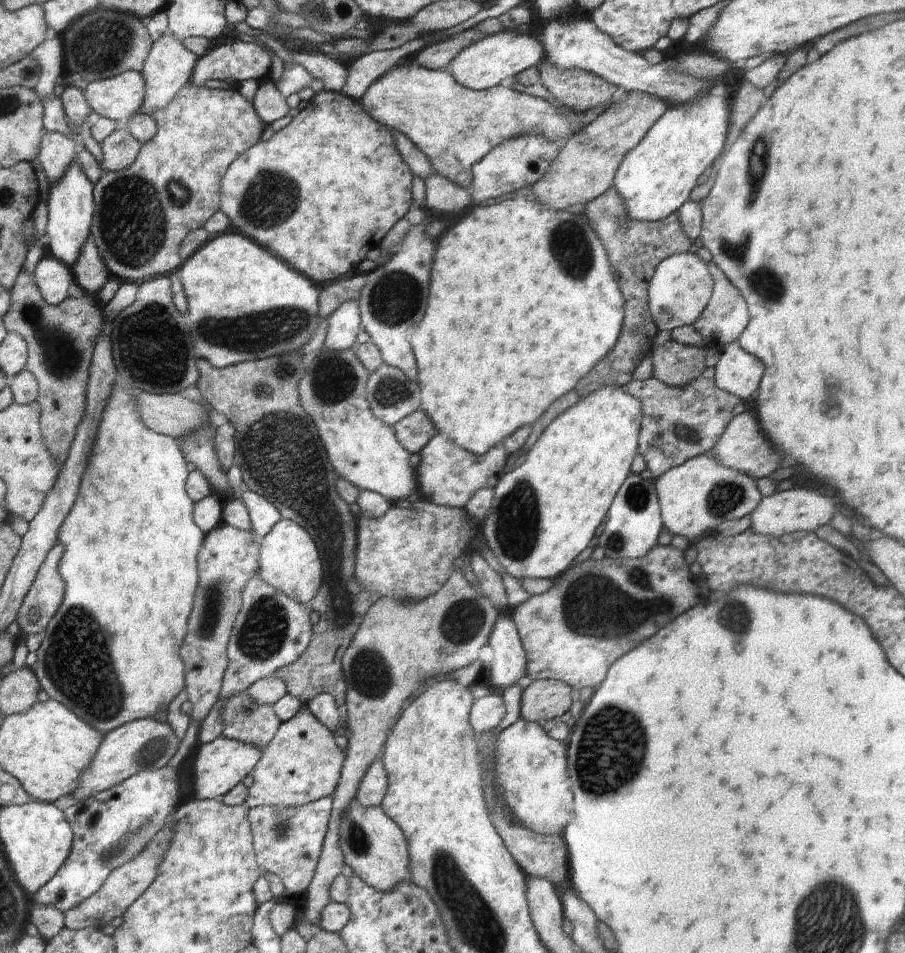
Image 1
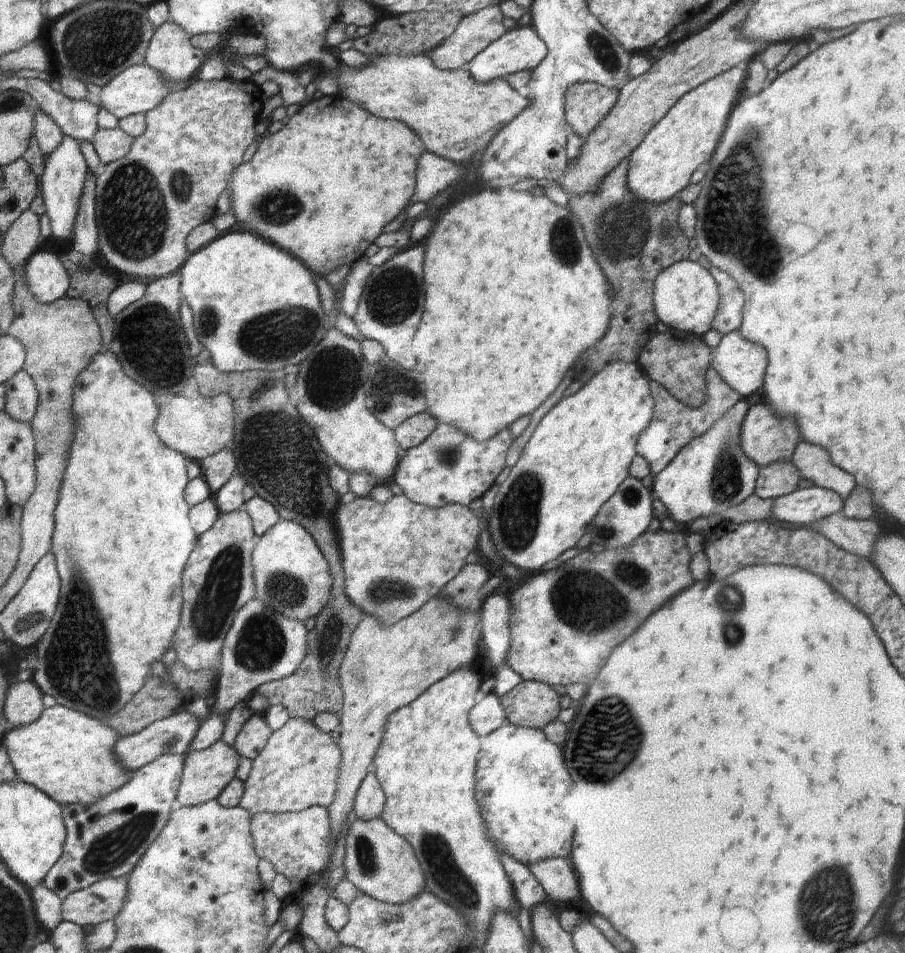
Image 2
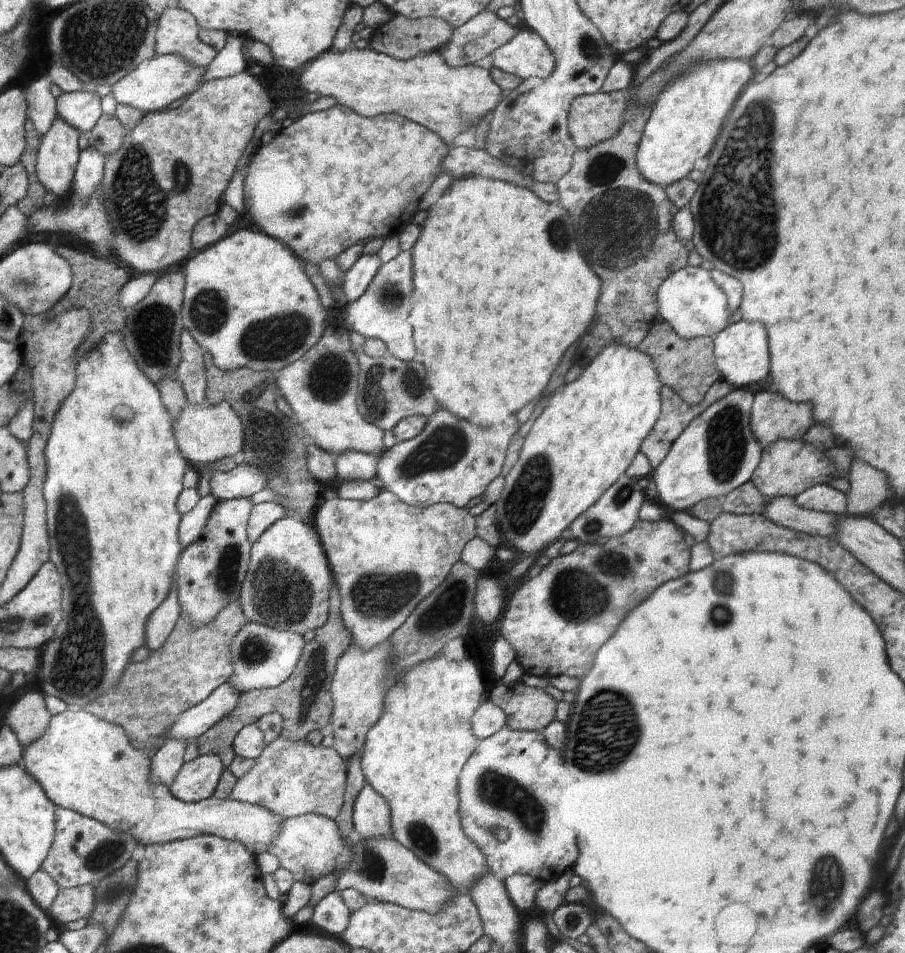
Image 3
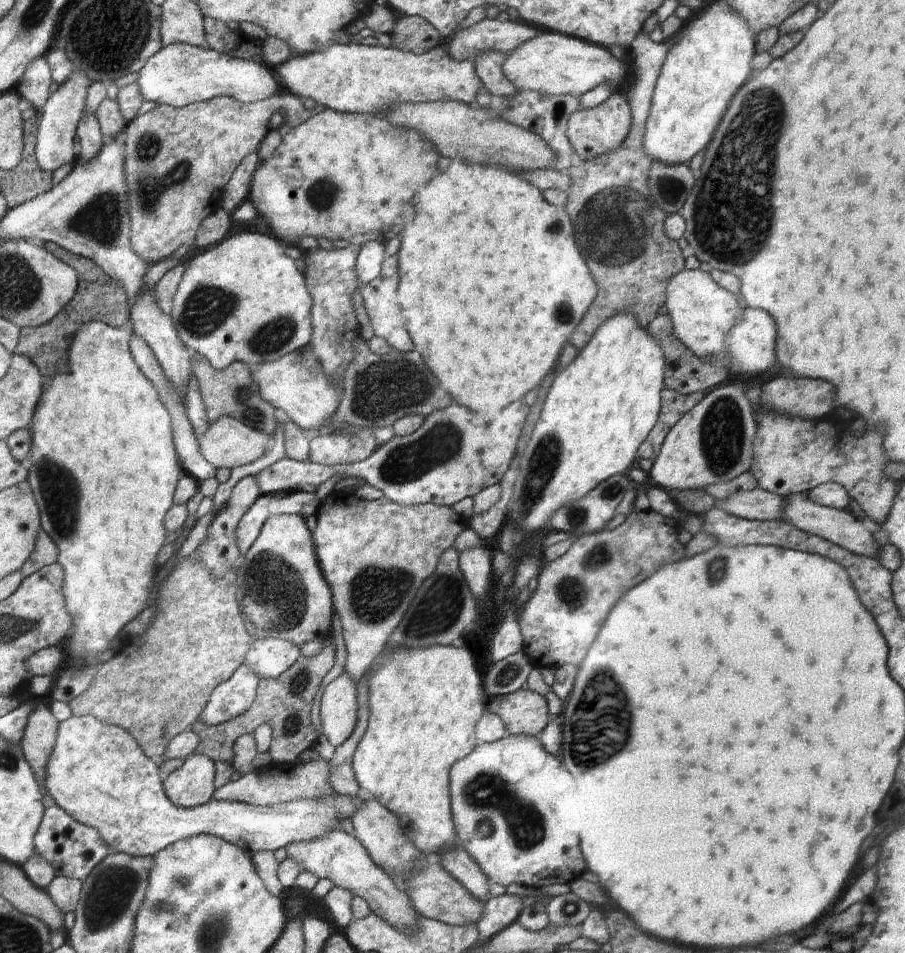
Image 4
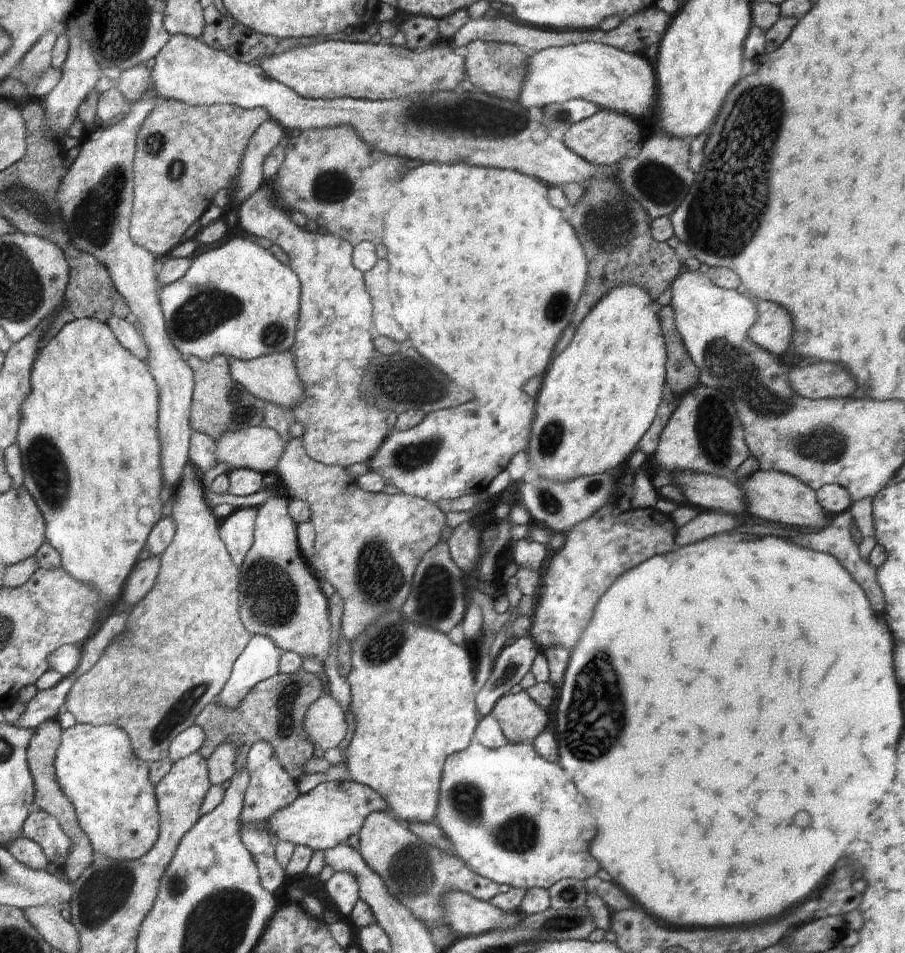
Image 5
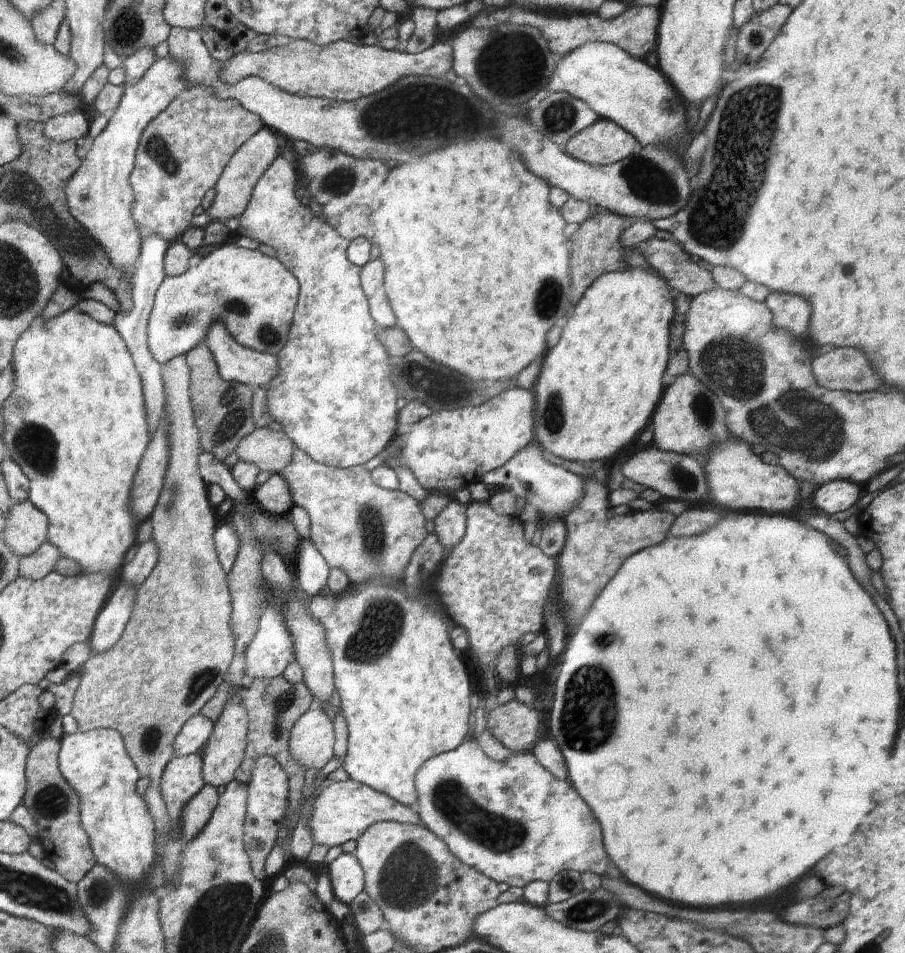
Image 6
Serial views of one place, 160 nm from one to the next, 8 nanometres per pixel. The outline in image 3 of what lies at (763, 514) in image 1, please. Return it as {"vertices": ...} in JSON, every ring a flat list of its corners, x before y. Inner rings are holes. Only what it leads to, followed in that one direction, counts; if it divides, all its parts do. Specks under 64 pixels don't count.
{"vertices":[[814,485,795,496,794,500,806,510,846,515,847,496,830,485]]}

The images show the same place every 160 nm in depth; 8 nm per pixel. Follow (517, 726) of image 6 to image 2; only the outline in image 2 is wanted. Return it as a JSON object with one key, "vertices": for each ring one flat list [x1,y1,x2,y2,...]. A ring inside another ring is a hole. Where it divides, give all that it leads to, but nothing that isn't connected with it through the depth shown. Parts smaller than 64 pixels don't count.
{"vertices":[[523,681,499,700,507,722,543,730,546,724,559,716,560,698,550,684]]}

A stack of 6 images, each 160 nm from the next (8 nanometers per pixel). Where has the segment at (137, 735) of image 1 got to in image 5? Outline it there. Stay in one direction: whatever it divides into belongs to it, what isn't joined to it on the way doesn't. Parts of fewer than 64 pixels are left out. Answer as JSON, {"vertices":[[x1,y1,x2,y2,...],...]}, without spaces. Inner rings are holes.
{"vertices":[[252,635,246,650,235,660,231,676,227,680,226,686,219,692,219,700,216,700,216,703,220,703,223,707,229,709,236,708,239,702,254,688,255,684,279,672,279,658,282,653,283,650,277,647,266,635]]}

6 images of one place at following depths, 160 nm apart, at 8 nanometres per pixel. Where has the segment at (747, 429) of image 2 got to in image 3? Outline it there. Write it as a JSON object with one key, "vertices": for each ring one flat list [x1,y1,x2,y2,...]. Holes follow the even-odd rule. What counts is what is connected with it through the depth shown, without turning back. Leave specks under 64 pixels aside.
{"vertices":[[768,390,754,395,751,429,764,448,778,439,802,439,814,422,812,406,808,402,791,401]]}

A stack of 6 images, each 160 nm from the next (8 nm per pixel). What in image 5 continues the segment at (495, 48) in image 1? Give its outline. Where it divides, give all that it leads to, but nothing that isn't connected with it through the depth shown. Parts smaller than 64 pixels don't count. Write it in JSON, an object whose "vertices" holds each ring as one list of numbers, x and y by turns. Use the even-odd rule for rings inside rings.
{"vertices":[[592,41,581,42,558,48,547,48,527,53,529,72,525,77,517,100,524,108,541,109,550,103,563,103,570,99,584,99,594,103,599,110,608,109,630,115,633,119,651,116,655,118,657,108,657,78,645,55,627,53,619,48]]}

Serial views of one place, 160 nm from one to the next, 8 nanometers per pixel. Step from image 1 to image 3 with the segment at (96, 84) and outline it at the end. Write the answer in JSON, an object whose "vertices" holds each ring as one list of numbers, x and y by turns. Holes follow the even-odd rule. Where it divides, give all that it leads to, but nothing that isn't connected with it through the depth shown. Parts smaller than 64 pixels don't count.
{"vertices":[[178,55,154,56,140,63,134,71,123,76,111,86,111,93,117,103,139,108,144,114,162,111,174,100,182,100,186,96,203,87,205,68,189,63]]}

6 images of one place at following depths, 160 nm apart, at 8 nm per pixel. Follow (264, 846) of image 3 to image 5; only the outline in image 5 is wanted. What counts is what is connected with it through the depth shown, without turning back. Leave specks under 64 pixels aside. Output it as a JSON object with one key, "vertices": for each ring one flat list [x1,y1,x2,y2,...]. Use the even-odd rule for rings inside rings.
{"vertices":[[74,723,70,728,63,729,62,742,60,743,58,754,55,756,55,773,58,777,60,788,63,793,71,800,78,813,79,824,82,829,91,839,91,844,94,846,94,851,111,859,124,859,136,860,142,858,148,851,154,848,158,842,160,832,160,812,158,800,155,792,155,786,149,781,149,764,136,756,134,748,131,744,131,739,124,732,124,729,118,728,116,725,89,725,88,723],[347,779,324,781,272,816,269,829,280,840,325,851,345,842,351,834,358,834,366,817,374,811,390,813,388,803,373,788]]}

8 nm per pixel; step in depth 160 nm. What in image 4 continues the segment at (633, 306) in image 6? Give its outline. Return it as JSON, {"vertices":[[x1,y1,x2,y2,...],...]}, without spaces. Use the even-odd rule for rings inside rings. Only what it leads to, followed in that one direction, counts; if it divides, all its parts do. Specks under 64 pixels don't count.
{"vertices":[[625,312,611,316,597,330,585,344,586,348,574,358,574,364,564,368,554,380,542,418,535,424,531,439,520,454,518,476,508,496,506,520,514,522,518,529,524,528,525,532,548,528,551,514,560,506,578,500,612,475,628,472,636,464,638,447,660,416,665,358,656,338,640,326,634,315]]}

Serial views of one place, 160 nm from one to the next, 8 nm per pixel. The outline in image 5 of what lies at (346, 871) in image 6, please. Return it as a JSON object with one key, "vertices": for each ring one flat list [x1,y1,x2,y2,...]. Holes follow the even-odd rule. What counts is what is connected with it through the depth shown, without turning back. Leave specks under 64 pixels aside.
{"vertices":[[336,871,326,882,326,892,330,896,330,900,334,902,334,906,348,916,359,896,359,884,356,877,346,871]]}

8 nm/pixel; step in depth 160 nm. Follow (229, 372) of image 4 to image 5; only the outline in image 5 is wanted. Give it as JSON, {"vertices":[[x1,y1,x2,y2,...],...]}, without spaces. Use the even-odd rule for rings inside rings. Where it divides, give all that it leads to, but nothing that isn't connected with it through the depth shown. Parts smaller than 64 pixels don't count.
{"vertices":[[224,355,214,359,200,360,197,356,186,358,191,366,195,379,193,404,191,407,191,430,207,434,215,442,224,434,247,429,260,420,265,402,252,396,244,385,232,378,230,361]]}

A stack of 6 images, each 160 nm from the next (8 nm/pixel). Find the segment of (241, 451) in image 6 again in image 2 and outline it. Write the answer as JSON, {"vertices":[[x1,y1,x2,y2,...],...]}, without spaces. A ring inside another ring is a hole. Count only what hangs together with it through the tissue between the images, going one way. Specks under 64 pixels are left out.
{"vertices":[[226,392,196,399,177,394,166,406,160,407,155,428,165,445,200,462,228,448,236,437,234,401]]}

